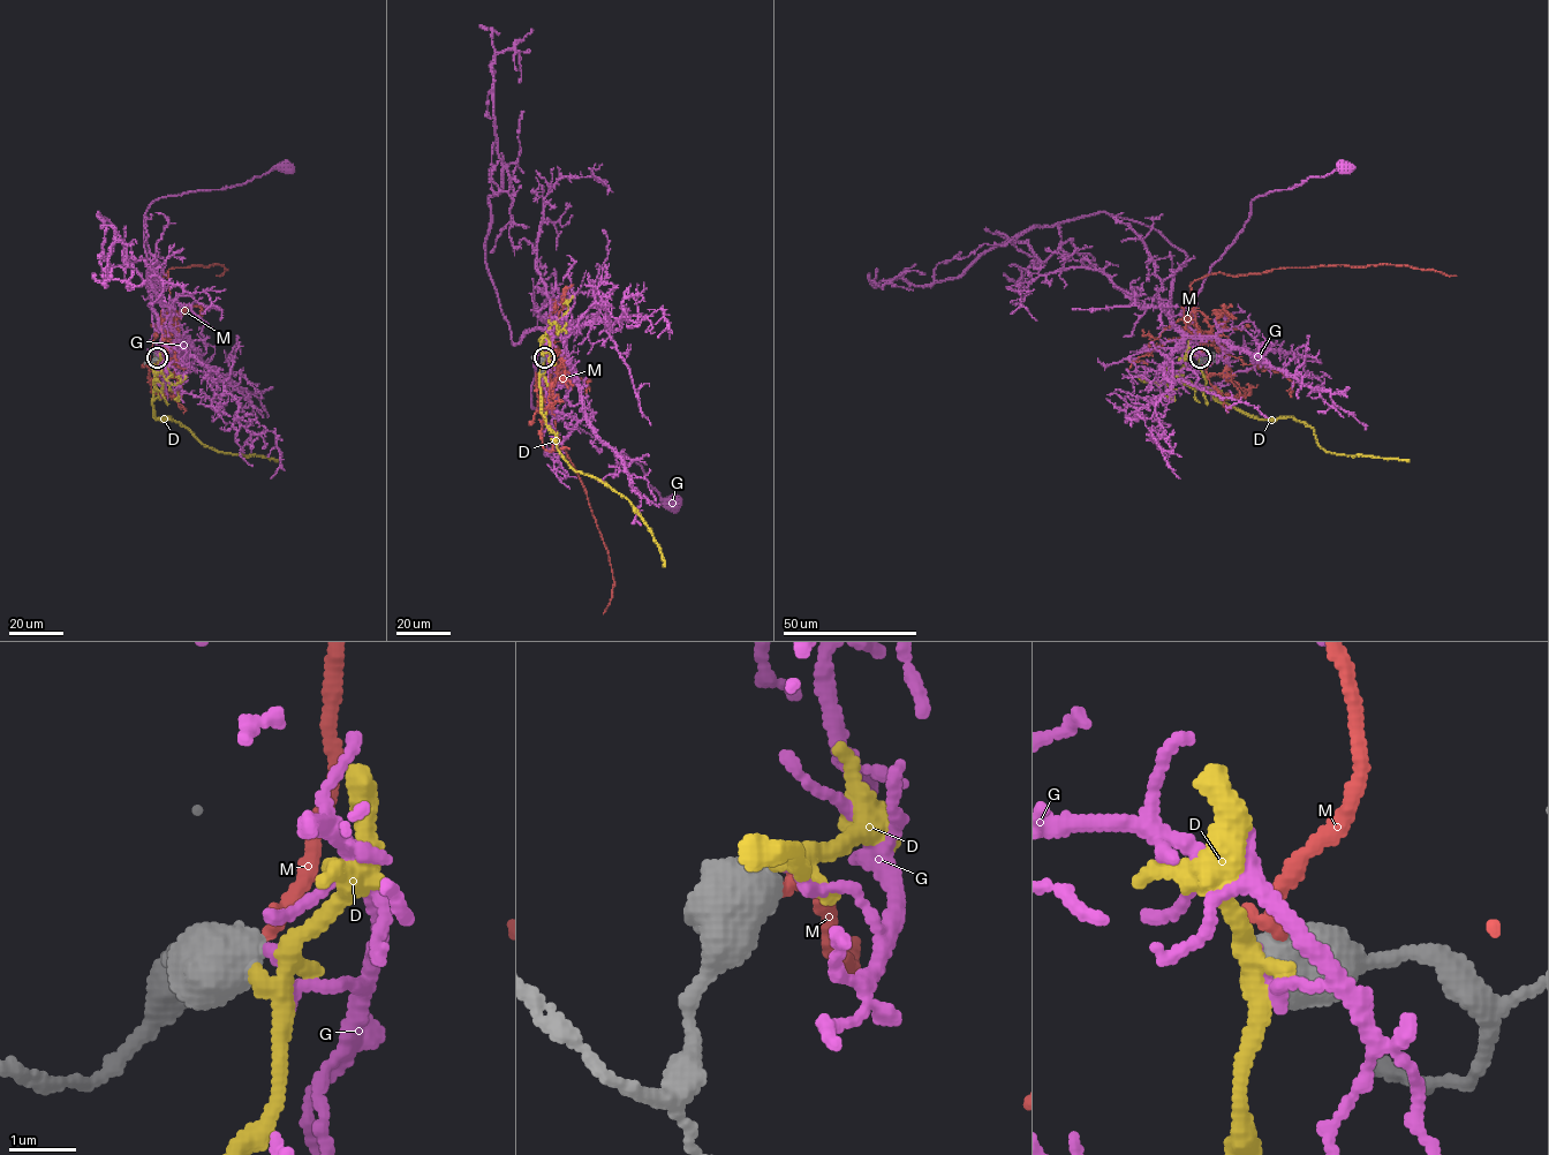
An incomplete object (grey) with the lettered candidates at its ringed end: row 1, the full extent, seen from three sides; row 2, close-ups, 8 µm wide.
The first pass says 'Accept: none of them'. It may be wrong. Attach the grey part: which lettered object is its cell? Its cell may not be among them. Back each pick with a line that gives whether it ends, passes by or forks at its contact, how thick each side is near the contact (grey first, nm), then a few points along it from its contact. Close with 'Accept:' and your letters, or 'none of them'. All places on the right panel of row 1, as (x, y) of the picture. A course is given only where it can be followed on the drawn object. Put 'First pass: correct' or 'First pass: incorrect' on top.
First pass: incorrect
M: it ends; calibres 650 and 200 nm; course (1200, 357), (1210, 336), (1209, 324), (1201, 312), (1193, 312), (1191, 285), (1208, 274), (1381, 264), (1457, 276)
Accept: M

